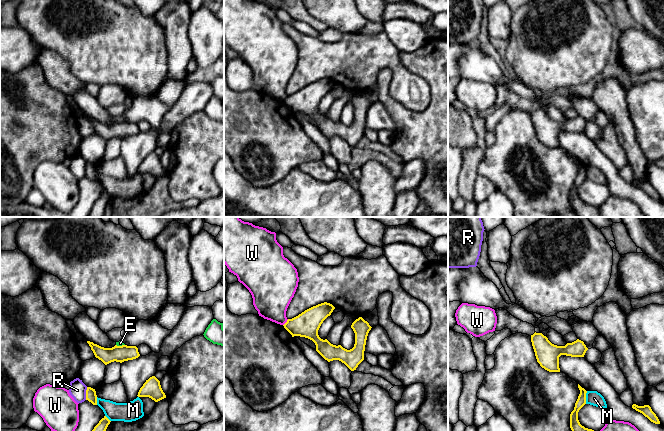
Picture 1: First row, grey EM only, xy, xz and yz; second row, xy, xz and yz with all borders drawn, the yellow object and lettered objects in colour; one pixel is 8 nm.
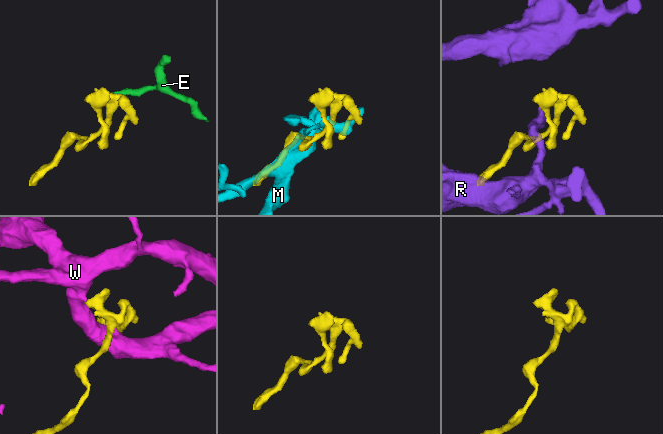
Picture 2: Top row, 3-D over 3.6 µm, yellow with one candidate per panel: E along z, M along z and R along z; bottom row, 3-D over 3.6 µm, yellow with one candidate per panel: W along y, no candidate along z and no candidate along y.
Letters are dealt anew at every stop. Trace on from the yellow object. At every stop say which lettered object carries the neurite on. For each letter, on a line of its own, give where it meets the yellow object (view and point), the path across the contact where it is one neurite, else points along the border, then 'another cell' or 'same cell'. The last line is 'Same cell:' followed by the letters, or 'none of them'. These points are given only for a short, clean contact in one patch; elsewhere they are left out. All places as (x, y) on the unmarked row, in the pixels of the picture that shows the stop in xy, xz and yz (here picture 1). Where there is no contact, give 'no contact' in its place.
E: contact xy (120, 122); another cell
M: contact yz (585, 173); another cell
R: contact xy (86, 169); border xy (87, 163), (85, 175); another cell
W: contact xz (286, 98); another cell
Same cell: none of them

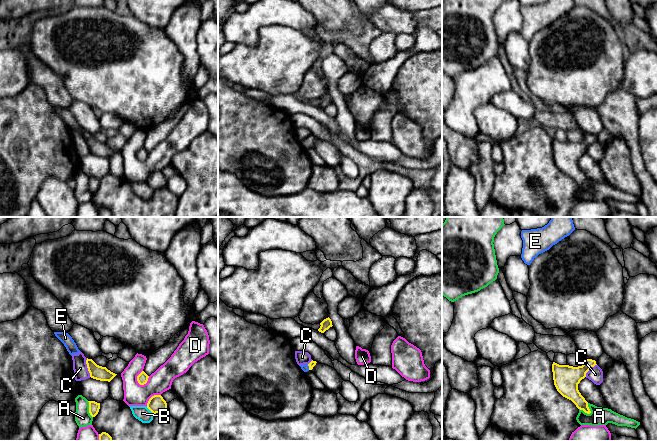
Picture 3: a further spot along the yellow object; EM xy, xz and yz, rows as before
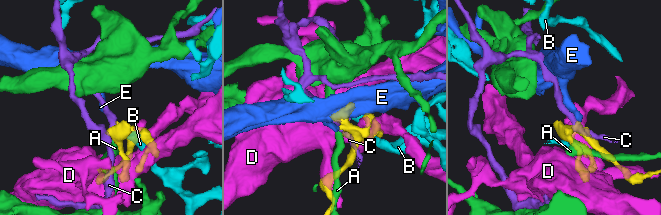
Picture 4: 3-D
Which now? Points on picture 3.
A: contact yz (585, 188); border yz (579, 184), (587, 189), (591, 188); another cell
B: contact xy (149, 185); another cell
C: contact xy (87, 143); another cell
D: contact xy (137, 154); another cell
E: contact xz (309, 143); way xz (312, 139), (309, 143), (305, 143); same cell
Same cell: E

